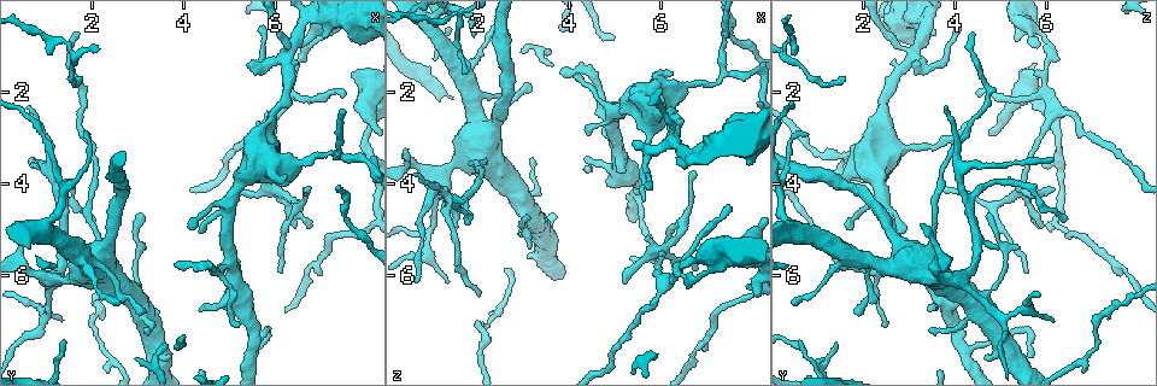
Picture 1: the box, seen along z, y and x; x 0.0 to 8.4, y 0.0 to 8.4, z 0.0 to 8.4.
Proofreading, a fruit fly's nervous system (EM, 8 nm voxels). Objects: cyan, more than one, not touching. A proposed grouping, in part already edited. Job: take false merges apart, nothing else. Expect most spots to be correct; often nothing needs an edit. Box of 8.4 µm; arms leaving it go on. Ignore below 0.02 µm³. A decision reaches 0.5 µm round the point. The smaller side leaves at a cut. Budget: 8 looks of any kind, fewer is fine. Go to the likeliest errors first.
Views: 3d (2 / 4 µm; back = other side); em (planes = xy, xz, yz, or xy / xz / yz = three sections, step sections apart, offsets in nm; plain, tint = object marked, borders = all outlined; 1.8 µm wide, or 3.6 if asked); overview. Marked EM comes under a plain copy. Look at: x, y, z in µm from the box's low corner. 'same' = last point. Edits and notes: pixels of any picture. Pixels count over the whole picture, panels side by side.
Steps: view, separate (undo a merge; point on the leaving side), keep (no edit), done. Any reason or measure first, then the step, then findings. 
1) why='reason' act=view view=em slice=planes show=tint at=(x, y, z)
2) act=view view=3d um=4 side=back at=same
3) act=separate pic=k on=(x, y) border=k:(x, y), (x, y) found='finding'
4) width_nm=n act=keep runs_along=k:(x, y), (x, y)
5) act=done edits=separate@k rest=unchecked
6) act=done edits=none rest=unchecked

why='three-way junction' act=view view=3d um=4 at=(6.25, 2.25, 6.10)

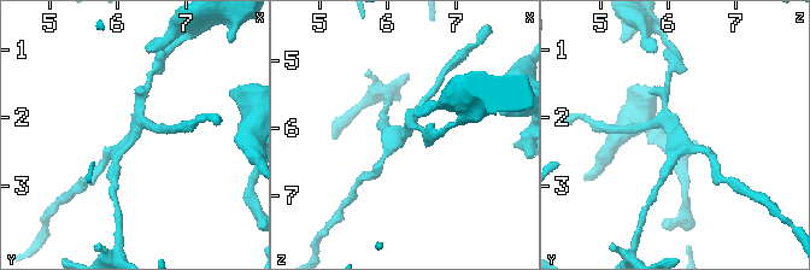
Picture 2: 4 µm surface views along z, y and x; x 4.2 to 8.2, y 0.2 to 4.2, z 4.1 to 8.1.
why='shape alone is not enough' act=view view=em slice=planes show=tint at=(6.25, 2.25, 6.05)

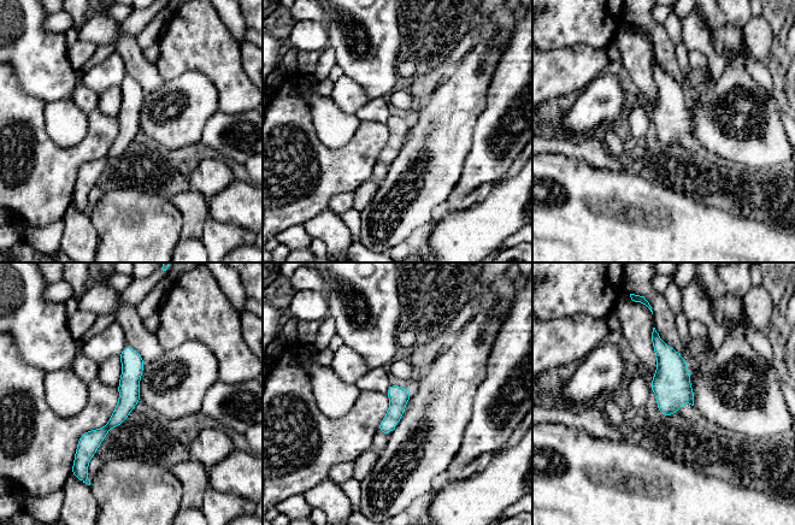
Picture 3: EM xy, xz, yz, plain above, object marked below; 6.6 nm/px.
act=keep runs_along=3:(128, 349), (128, 401), (82, 453) found='continuous, no second neuron'

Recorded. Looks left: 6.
why='thick turns thin' act=view view=3d um=4 at=(2.20, 5.40, 2.90)

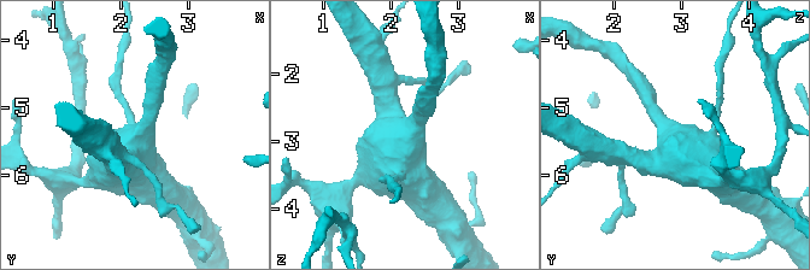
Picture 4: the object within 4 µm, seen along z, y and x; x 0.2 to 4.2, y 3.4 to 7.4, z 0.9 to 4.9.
act=view view=em slice=xy step=16 show=tint at=(2.20, 5.45, 2.95)

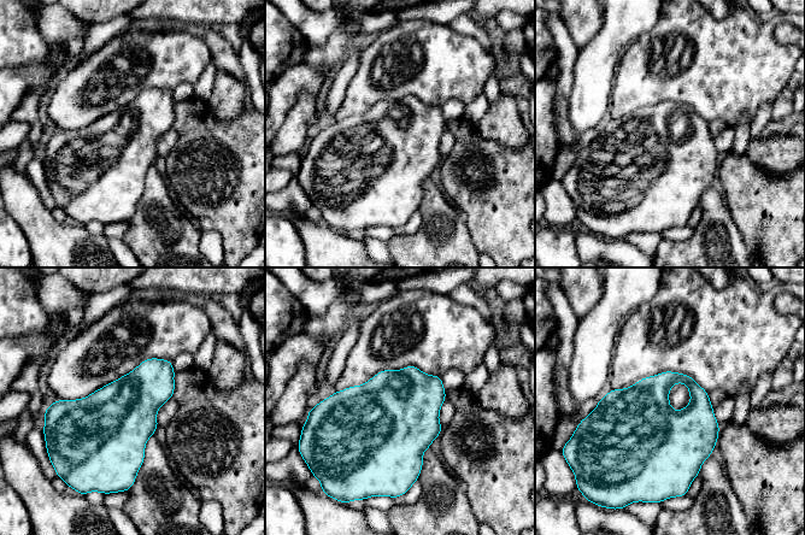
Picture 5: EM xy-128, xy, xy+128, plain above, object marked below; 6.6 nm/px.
why='cut it another way' act=view view=em slice=planes show=borders at=same

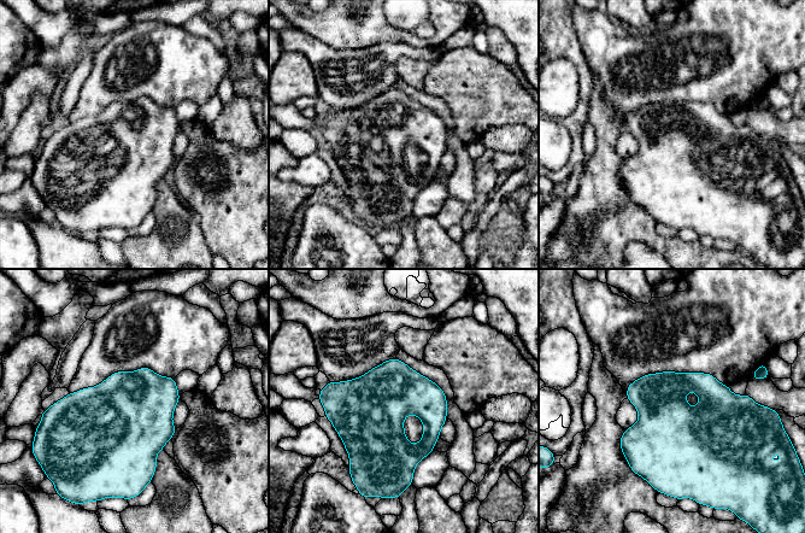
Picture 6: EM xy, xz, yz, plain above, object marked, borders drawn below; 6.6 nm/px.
width_nm=400 act=keep found='one neuron here'

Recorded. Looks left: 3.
act=view view=3d um=4 at=(6.50, 4.55, 4.80)

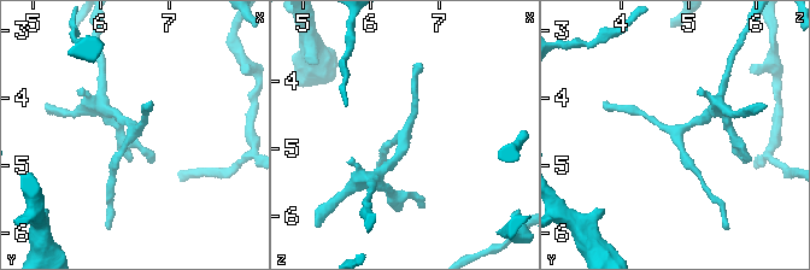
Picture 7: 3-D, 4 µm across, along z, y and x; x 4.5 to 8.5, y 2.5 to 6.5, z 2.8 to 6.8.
why='shape alone is not enough' act=view view=em slice=xy step=8 show=tint at=(6.45, 4.55, 4.80)

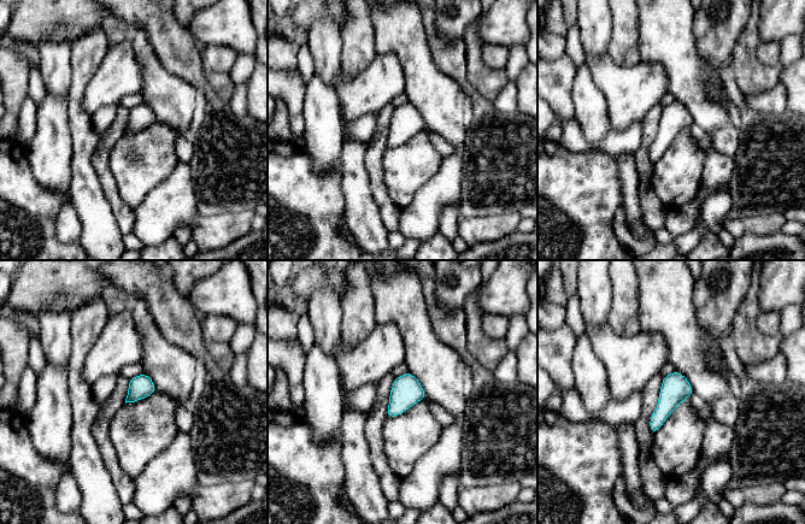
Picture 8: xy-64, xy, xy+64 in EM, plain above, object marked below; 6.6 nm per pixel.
act=view view=em slice=yz step=8 show=tint at=same

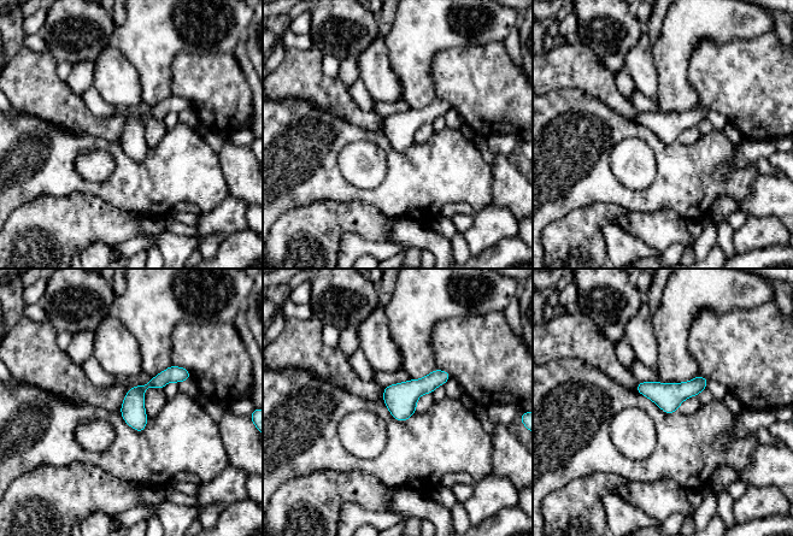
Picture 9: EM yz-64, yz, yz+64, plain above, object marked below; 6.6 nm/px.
act=keep runs_along=9:(187, 375), (146, 386), (125, 417) found='one neuron here'

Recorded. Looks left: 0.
act=done edits=none rest=unchecked

